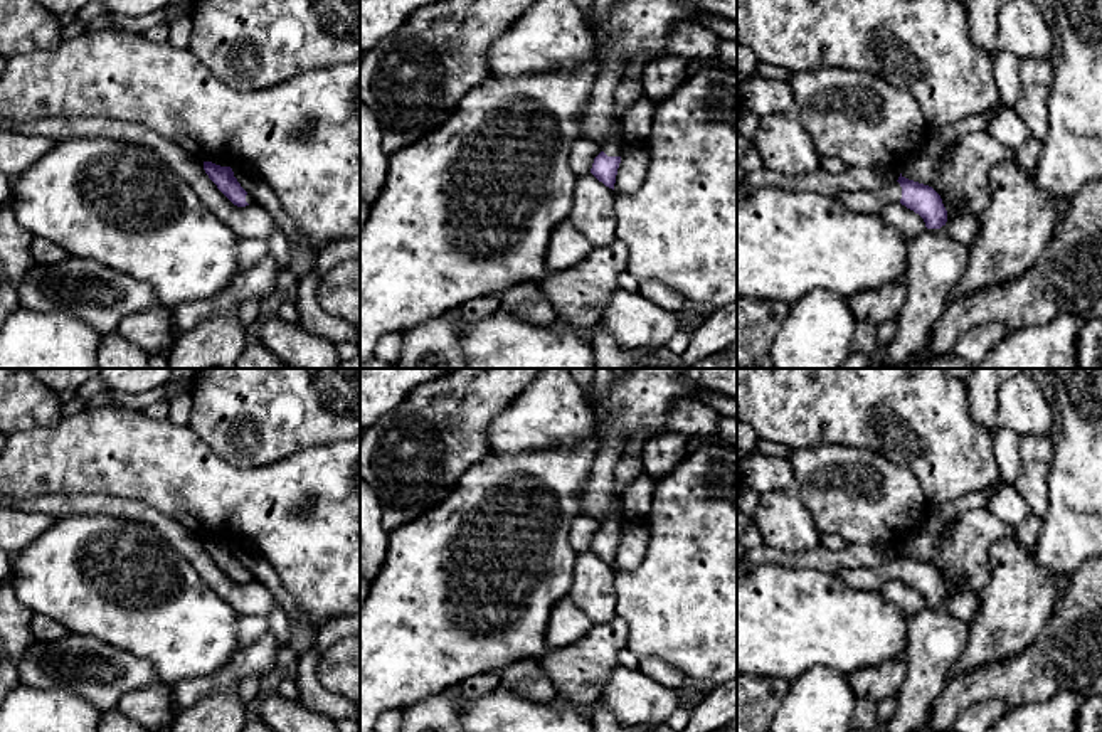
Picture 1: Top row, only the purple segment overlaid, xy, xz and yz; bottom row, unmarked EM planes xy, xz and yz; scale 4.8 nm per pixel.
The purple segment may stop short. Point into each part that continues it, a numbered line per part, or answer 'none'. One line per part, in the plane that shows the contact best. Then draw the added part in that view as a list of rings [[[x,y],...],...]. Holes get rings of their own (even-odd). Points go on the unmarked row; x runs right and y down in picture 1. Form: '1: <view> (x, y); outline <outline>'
1: yz (865, 579); outline [[[893,559],[892,562],[873,569],[865,567],[840,569],[836,570],[836,576],[850,587],[860,591],[880,591],[887,581],[900,579],[902,564],[898,559]]]

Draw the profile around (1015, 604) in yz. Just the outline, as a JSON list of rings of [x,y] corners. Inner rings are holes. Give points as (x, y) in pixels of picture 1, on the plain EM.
[[[1016,533],[989,550],[989,582],[977,591],[977,614],[951,678],[1021,655],[1057,607],[1065,581],[1020,549]]]

